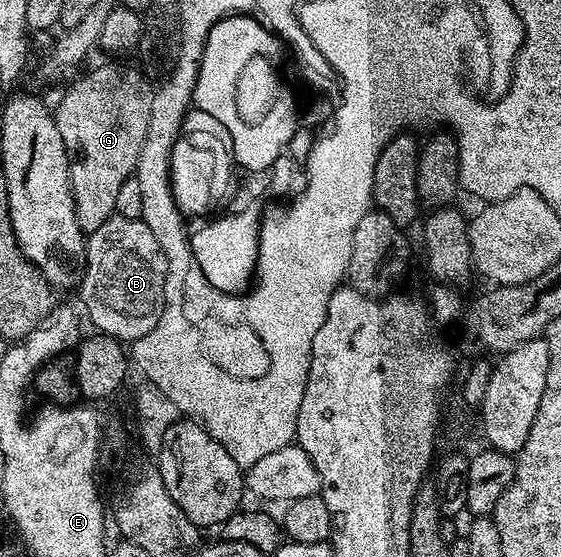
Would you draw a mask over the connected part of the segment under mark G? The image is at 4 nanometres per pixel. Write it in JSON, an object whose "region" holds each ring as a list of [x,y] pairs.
{"region":[[[107,63],[104,67],[89,72],[88,75],[80,74],[74,80],[76,83],[60,97],[59,108],[57,106],[54,108],[55,124],[61,133],[61,141],[65,141],[68,152],[73,156],[71,192],[75,198],[77,221],[85,233],[101,229],[101,225],[105,225],[105,221],[111,219],[115,214],[117,193],[121,185],[125,185],[125,181],[132,178],[138,168],[141,149],[149,133],[153,98],[153,87],[151,91],[150,85],[143,80],[144,72],[139,71],[134,71],[131,67],[118,67],[115,63]]]}

